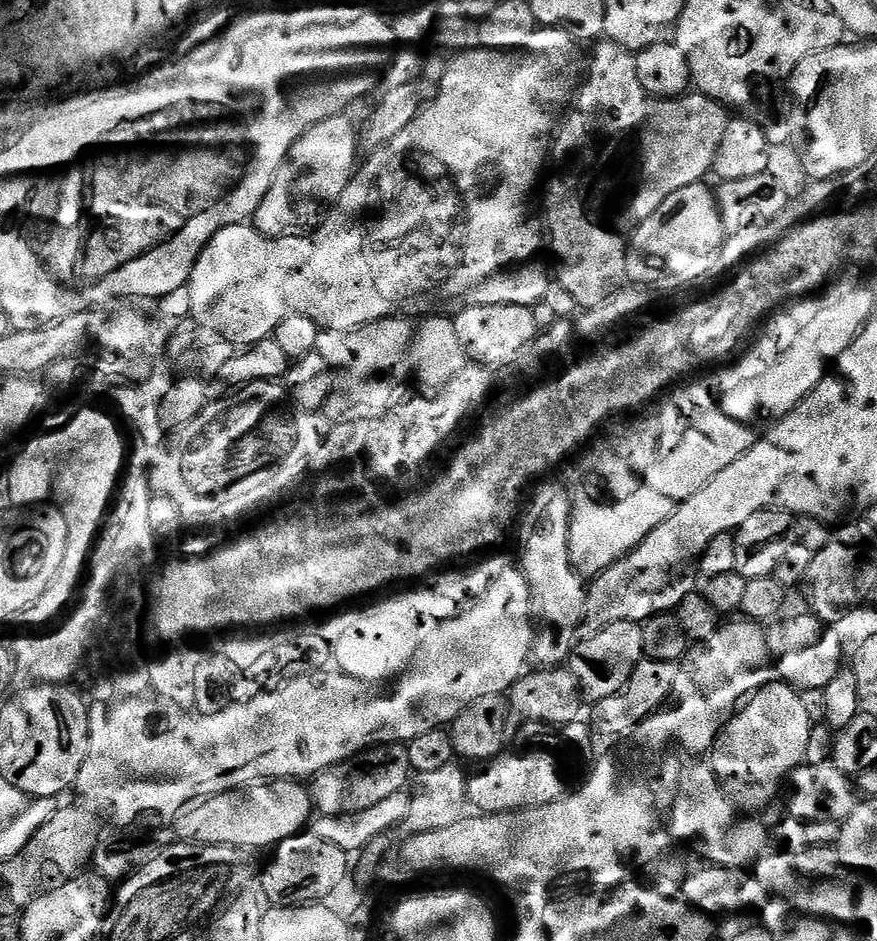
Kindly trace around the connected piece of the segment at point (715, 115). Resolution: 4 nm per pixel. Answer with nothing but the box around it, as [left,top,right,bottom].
[546,39,730,309]

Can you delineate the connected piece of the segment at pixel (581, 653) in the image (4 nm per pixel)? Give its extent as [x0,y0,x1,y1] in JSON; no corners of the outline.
[566,622,645,701]

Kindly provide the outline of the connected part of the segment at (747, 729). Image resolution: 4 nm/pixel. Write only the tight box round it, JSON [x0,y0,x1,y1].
[710,682,814,814]

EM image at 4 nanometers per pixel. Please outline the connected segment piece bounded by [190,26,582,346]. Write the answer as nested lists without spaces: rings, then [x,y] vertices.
[[[543,26],[537,27],[534,34],[530,34],[530,42],[525,48],[514,52],[492,52],[489,48],[480,48],[476,52],[468,52],[464,50],[459,53],[457,60],[453,59],[449,63],[448,69],[444,71],[444,76],[439,80],[436,90],[436,96],[414,118],[414,122],[410,122],[410,126],[406,126],[406,130],[402,130],[402,134],[398,134],[398,138],[388,141],[383,148],[377,148],[375,152],[367,157],[368,161],[361,163],[357,167],[352,181],[346,186],[346,190],[342,190],[342,198],[338,203],[333,204],[331,212],[324,217],[322,223],[315,229],[313,236],[304,236],[308,234],[289,234],[287,236],[278,236],[269,238],[261,234],[251,223],[235,224],[234,226],[226,226],[222,230],[218,230],[218,234],[214,234],[214,238],[202,250],[202,254],[196,260],[196,265],[192,271],[190,287],[192,290],[192,313],[191,317],[197,321],[201,329],[209,328],[212,332],[217,332],[217,337],[228,340],[230,343],[237,346],[247,346],[257,344],[260,340],[269,339],[275,333],[276,327],[286,318],[294,318],[294,314],[302,314],[306,318],[310,318],[322,330],[342,330],[343,332],[353,332],[355,328],[364,328],[368,324],[373,324],[379,320],[387,320],[389,318],[424,318],[429,314],[440,314],[443,308],[452,308],[451,310],[459,310],[470,304],[481,304],[482,306],[490,306],[491,304],[513,304],[514,306],[526,306],[531,308],[532,305],[541,303],[546,294],[550,283],[550,277],[544,273],[542,265],[536,261],[536,255],[540,252],[540,247],[545,247],[546,240],[542,235],[542,228],[536,225],[536,220],[532,217],[532,195],[536,192],[536,183],[540,180],[540,171],[544,168],[544,163],[549,163],[550,160],[550,141],[553,139],[554,133],[558,128],[558,121],[561,119],[562,113],[569,107],[570,101],[573,99],[574,93],[578,88],[578,77],[581,75],[582,68],[576,63],[580,60],[580,52],[578,49],[578,41],[575,36],[571,36],[569,32],[564,32],[560,28],[546,28]]]

